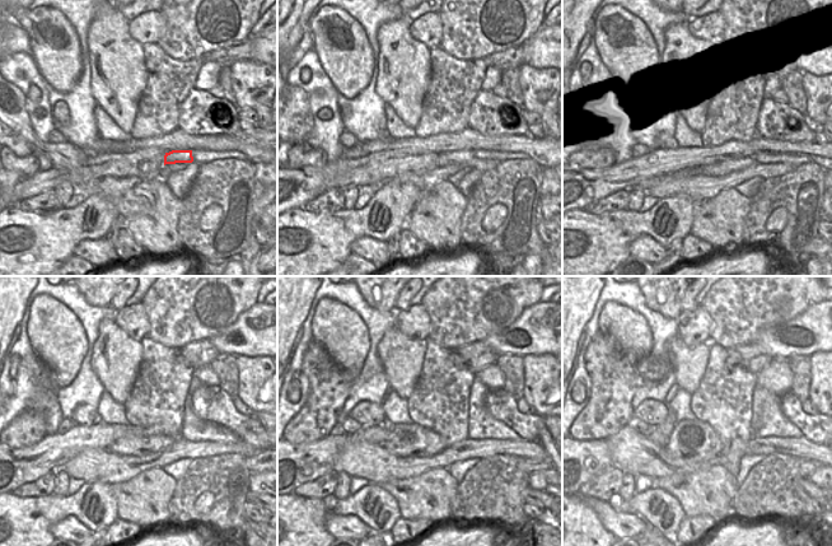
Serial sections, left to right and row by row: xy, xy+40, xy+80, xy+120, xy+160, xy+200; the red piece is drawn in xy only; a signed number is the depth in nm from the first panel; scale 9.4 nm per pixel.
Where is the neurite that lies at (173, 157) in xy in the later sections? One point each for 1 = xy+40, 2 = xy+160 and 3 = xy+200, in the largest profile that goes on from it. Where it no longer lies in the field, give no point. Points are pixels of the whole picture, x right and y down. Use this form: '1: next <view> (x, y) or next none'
1: next xy+40 (459, 155)
2: next xy+160 (405, 439)
3: next xy+200 (693, 442)

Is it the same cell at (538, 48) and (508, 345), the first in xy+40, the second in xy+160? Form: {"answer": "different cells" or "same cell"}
{"answer": "same cell"}

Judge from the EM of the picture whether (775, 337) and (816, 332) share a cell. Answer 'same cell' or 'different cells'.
same cell

